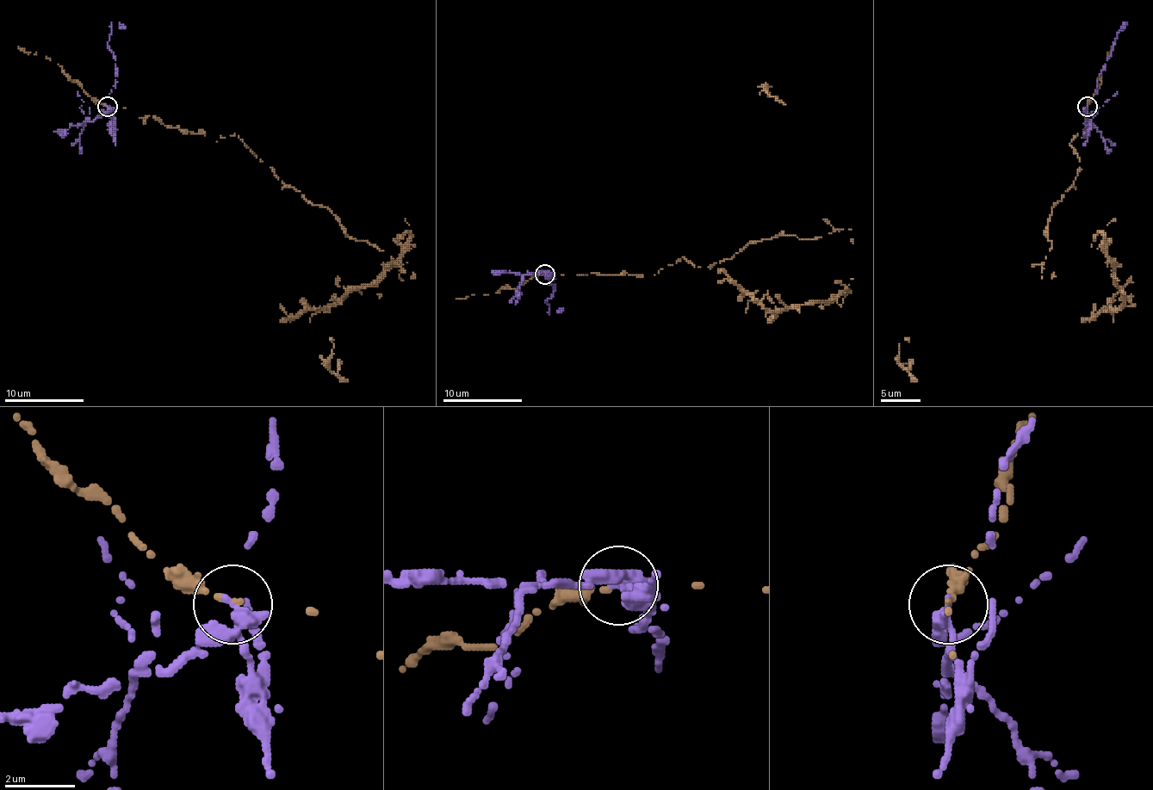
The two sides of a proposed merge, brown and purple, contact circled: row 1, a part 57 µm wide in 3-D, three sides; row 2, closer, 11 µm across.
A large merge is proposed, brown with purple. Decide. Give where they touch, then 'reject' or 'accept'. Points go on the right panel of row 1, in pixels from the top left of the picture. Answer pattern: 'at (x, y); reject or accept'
at (1087, 106); reject

